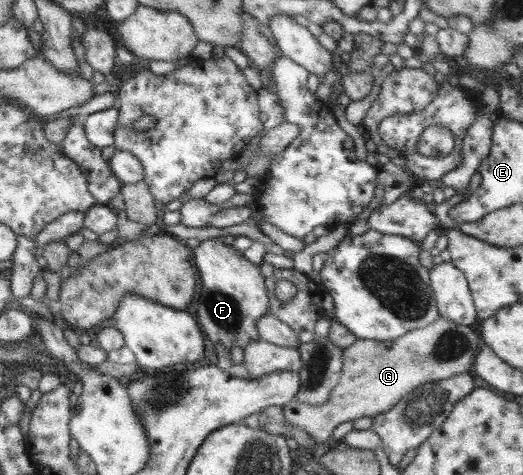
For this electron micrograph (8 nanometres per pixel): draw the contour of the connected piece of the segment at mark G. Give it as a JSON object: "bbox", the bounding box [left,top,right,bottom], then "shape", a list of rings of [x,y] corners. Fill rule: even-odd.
{"bbox":[283,316,481,443],"shape":[[[441,316],[430,325],[409,331],[392,341],[357,339],[343,349],[343,369],[329,400],[323,405],[309,406],[296,398],[291,399],[283,406],[284,418],[305,429],[315,443],[324,443],[330,440],[337,425],[391,410],[405,394],[425,382],[444,381],[456,374],[472,373],[481,345],[480,335],[474,327],[459,325]]]}

